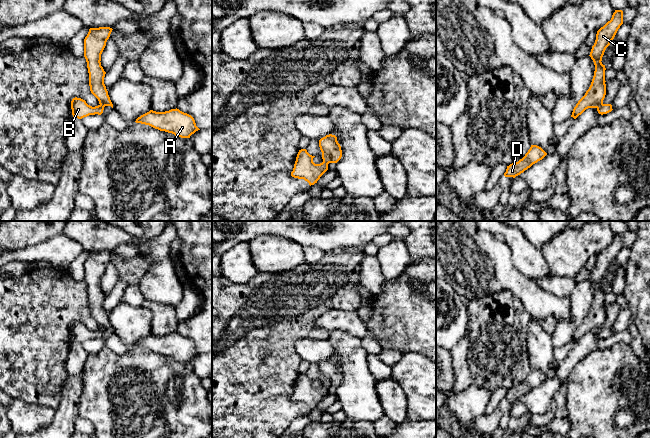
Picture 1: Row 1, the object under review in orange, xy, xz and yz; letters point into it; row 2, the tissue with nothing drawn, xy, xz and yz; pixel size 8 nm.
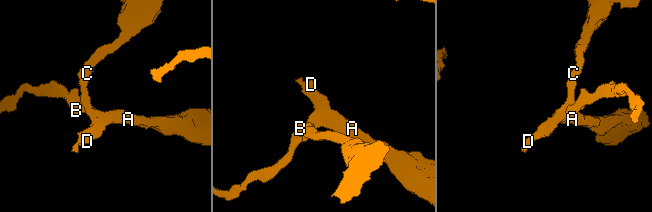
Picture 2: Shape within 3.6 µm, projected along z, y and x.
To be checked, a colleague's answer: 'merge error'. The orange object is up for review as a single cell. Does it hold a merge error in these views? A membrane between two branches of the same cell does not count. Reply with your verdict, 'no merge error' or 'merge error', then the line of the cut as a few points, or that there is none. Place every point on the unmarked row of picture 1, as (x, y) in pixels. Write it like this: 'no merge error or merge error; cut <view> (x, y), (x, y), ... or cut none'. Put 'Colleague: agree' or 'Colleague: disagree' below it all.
merge error; cut yz (602, 327), (597, 332)
Colleague: agree

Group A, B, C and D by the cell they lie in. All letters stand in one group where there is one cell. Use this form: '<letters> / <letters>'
A C D / B

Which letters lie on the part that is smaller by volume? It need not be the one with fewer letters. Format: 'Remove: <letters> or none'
Remove: A, C, D

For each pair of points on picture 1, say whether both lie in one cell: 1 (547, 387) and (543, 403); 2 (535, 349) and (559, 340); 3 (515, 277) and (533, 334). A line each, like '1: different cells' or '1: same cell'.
1: same cell
2: different cells
3: different cells

